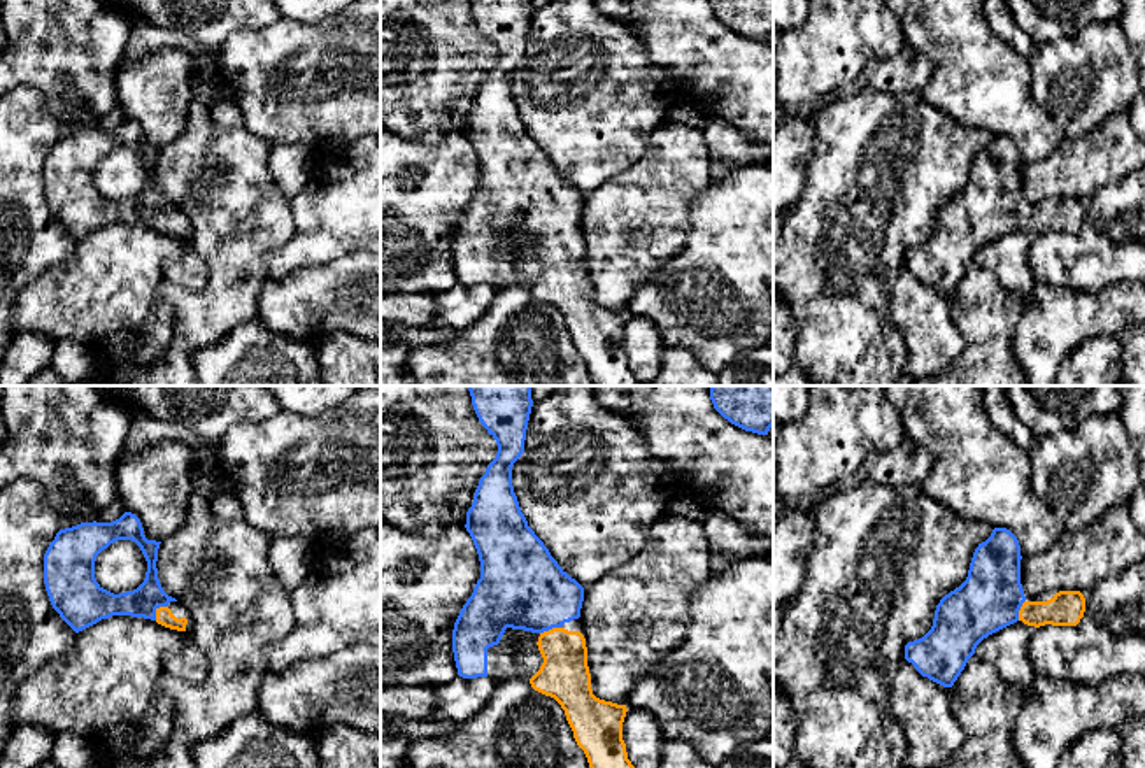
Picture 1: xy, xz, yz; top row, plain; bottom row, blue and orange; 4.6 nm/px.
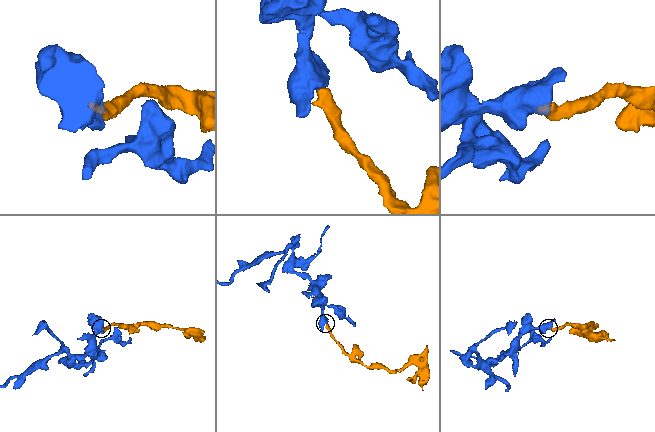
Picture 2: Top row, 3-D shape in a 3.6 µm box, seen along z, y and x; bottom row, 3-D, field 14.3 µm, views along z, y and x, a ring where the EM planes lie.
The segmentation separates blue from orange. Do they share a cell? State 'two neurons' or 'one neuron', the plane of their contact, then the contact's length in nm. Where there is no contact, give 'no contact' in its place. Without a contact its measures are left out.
one neuron | xy | 90 nm

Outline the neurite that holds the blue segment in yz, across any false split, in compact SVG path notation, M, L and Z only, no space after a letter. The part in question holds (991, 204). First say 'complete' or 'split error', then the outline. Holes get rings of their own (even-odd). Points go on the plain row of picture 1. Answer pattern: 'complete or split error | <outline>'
split error | M994 135L973 160L966 188L945 202L935 217L931 237L905 252L905 267L929 288L952 295L977 252L989 242L1022 228L1028 233L1077 233L1085 219L1080 198L1059 198L1047 209L1028 209L1021 191L1021 153L1006 135Z

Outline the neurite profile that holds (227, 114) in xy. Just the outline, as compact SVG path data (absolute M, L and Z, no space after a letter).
M221 100L210 109L212 119L224 128L244 128L244 114L237 103Z

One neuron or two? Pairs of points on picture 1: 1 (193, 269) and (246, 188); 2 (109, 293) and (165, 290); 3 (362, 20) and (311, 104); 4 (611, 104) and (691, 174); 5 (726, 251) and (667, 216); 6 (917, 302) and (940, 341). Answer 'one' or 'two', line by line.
1: two
2: two
3: one
4: two
5: two
6: one

